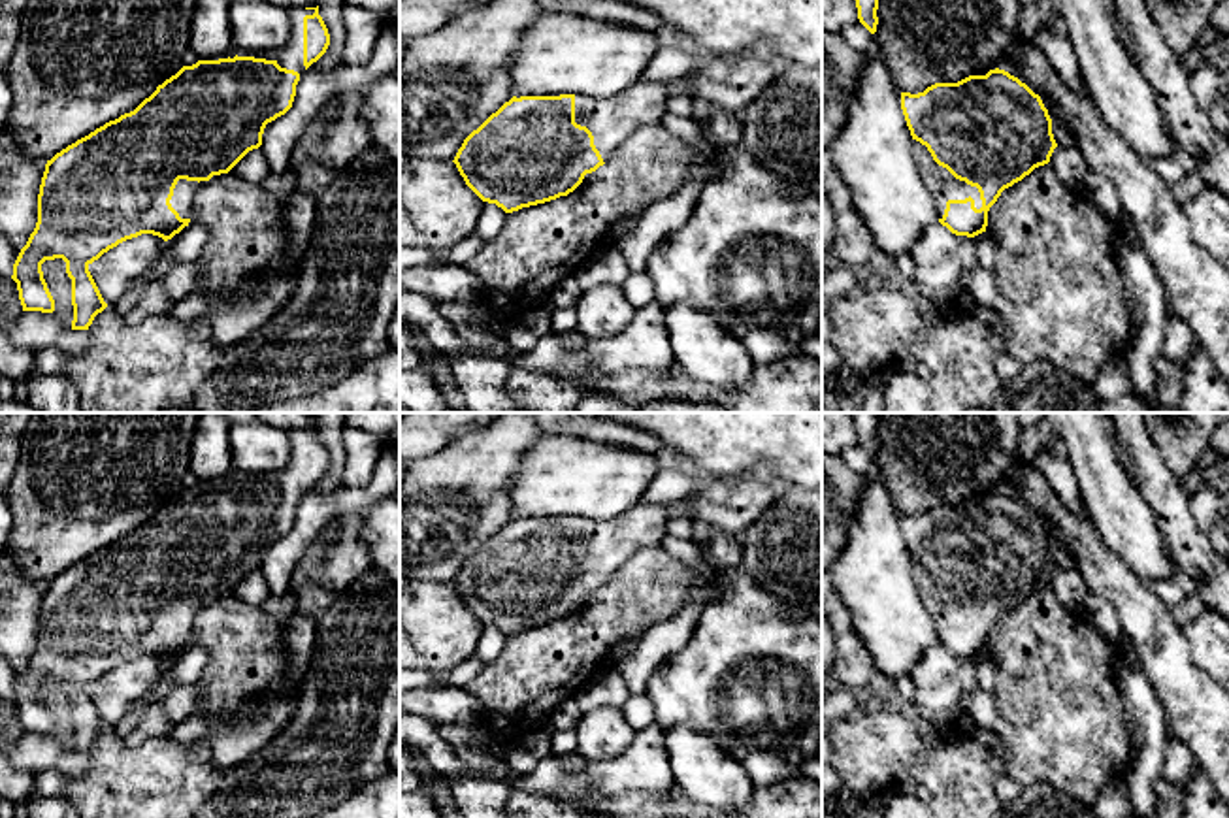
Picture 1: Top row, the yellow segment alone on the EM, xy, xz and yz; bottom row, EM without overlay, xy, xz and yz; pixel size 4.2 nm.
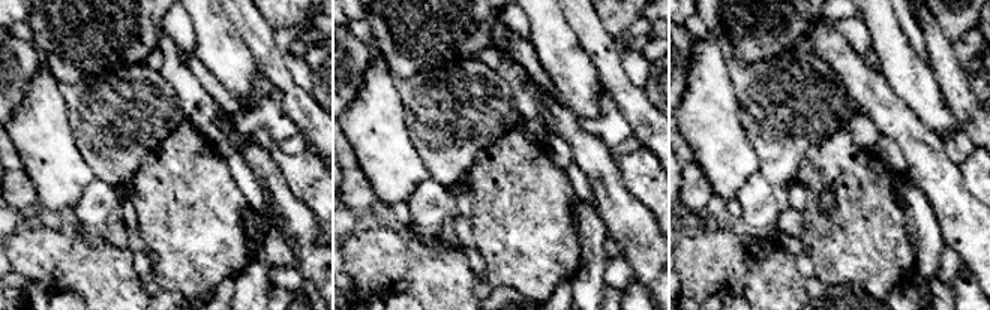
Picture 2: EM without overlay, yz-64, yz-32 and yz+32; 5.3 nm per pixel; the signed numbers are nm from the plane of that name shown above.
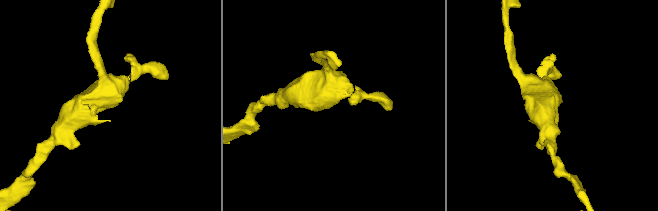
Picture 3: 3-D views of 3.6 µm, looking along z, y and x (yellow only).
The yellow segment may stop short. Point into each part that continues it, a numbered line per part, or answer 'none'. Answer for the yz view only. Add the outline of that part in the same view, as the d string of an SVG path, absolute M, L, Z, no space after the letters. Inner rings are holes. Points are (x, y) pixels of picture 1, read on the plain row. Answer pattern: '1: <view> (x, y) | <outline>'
1: yz (941, 605) | M916 565L912 579L920 590L924 607L937 626L939 641L942 641L948 622L965 622L971 618L975 622L975 630L982 630L978 611L956 601L946 590L939 588L927 569Z

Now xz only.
1: xz (611, 543) | M686 503L645 505L611 520L575 518L575 545L586 548L603 584L637 552L660 547L667 522Z

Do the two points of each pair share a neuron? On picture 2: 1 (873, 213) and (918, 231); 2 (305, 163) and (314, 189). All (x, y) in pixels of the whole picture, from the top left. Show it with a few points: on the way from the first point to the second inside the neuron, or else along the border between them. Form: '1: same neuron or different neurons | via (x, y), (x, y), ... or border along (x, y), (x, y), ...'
1: different neurons | border along (896, 193), (917, 261)
2: same neuron | via (305, 169), (312, 183)

